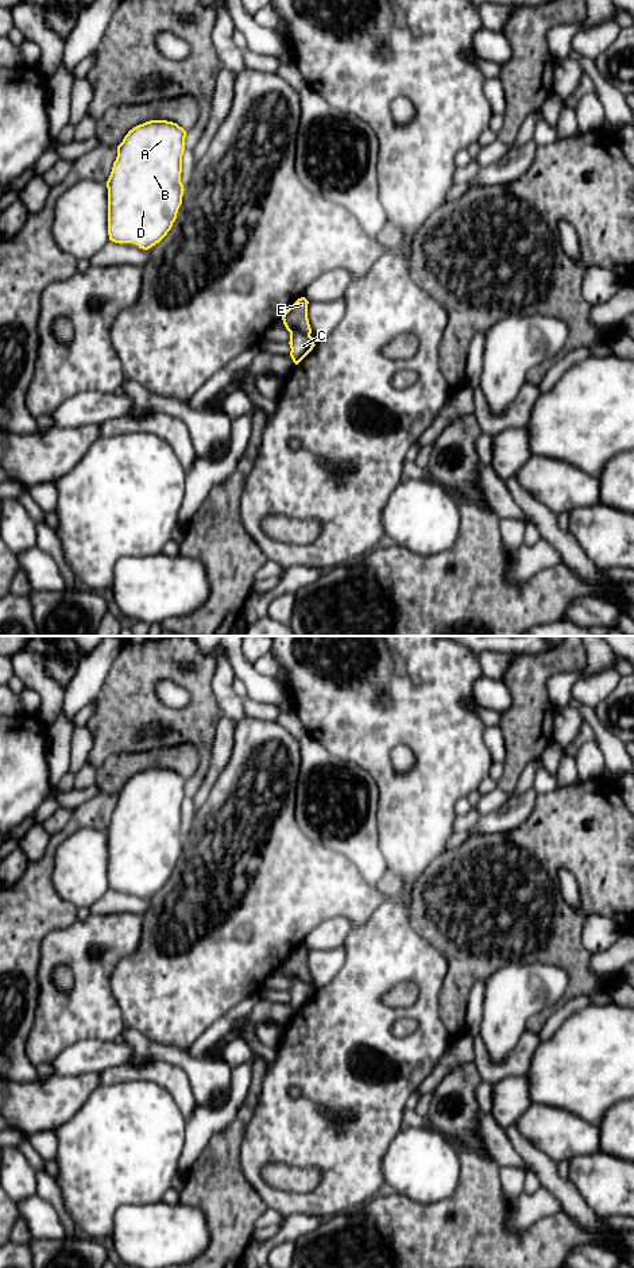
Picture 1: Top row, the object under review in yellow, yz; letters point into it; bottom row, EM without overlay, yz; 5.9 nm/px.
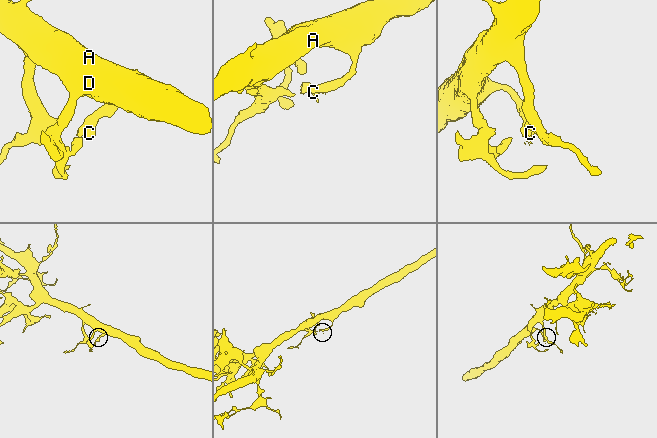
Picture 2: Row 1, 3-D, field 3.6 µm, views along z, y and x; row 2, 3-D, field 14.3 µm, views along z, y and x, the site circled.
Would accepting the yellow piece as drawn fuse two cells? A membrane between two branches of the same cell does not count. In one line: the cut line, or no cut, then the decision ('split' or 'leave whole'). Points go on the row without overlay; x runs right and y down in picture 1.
cut yz (290, 979), (297, 976), (309, 983); split

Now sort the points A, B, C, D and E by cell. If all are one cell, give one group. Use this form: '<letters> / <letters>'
A B C D / E

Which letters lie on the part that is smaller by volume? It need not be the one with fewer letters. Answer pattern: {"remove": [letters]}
{"remove": ["E"]}

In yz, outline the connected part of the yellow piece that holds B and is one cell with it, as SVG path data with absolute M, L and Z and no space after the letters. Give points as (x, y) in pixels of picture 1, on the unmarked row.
M167 768L146 770L124 785L107 829L109 889L148 898L171 878L185 839L181 830L185 786L186 779Z

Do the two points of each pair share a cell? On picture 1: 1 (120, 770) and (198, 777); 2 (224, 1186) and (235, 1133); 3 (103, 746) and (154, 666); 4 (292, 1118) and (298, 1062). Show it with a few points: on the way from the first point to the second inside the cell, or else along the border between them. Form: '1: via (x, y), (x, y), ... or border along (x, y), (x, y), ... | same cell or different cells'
1: border along (190, 743), (197, 751), (198, 767), (186, 779) | different cells
2: via (224, 1172), (225, 1147) | same cell
3: via (120, 725), (127, 719), (127, 696), (134, 686) | same cell
4: via (305, 1105), (306, 1075) | same cell

